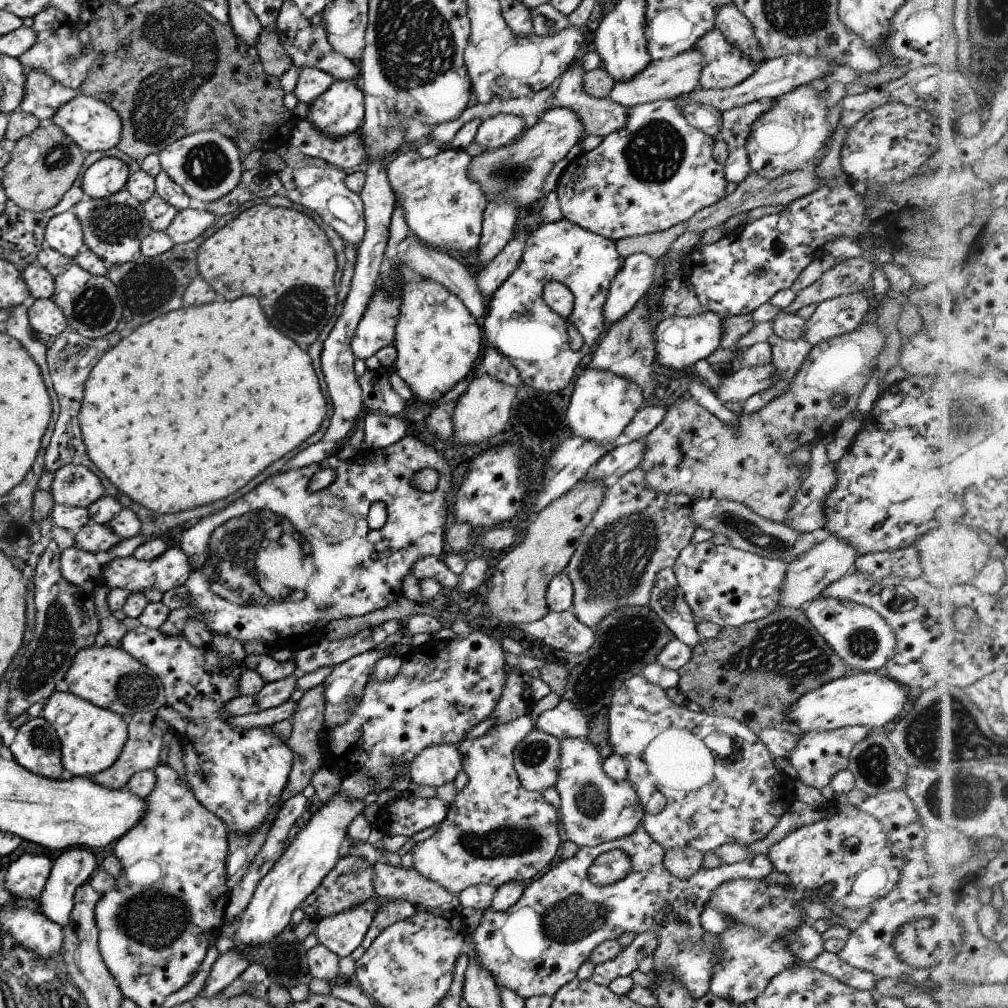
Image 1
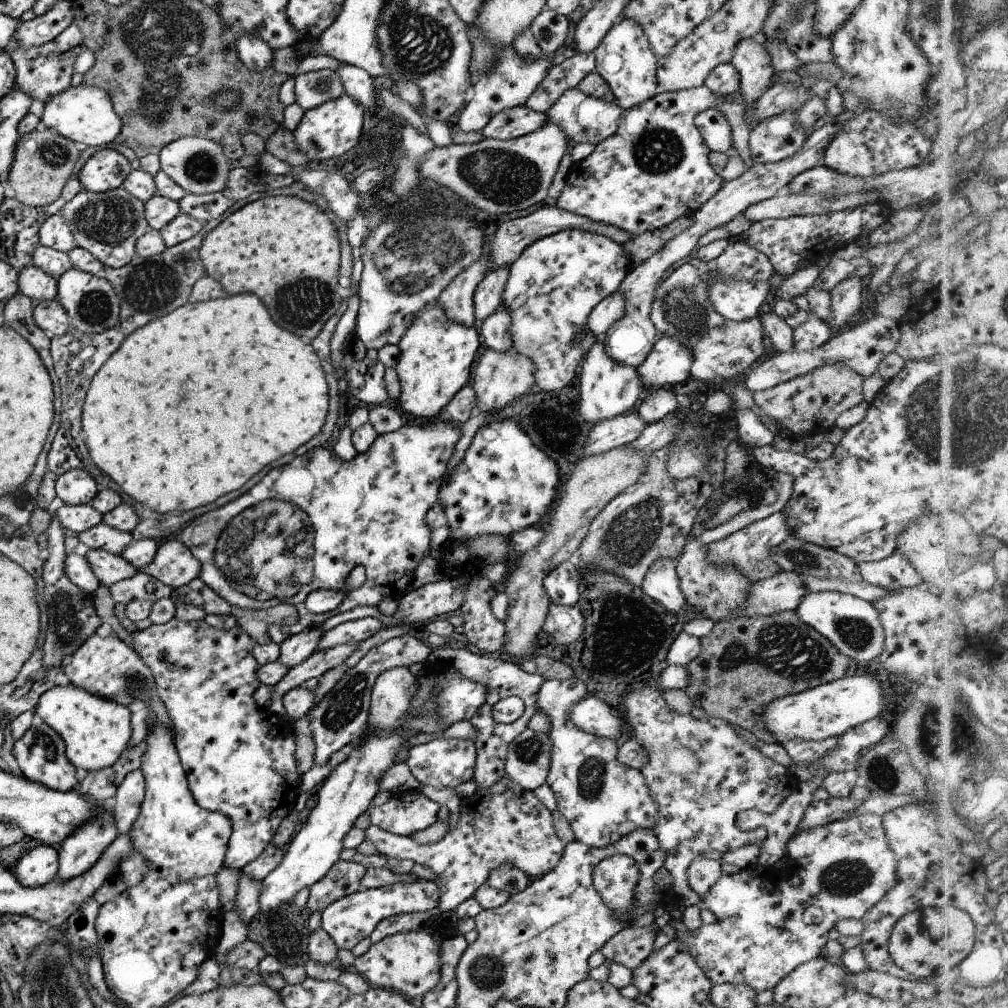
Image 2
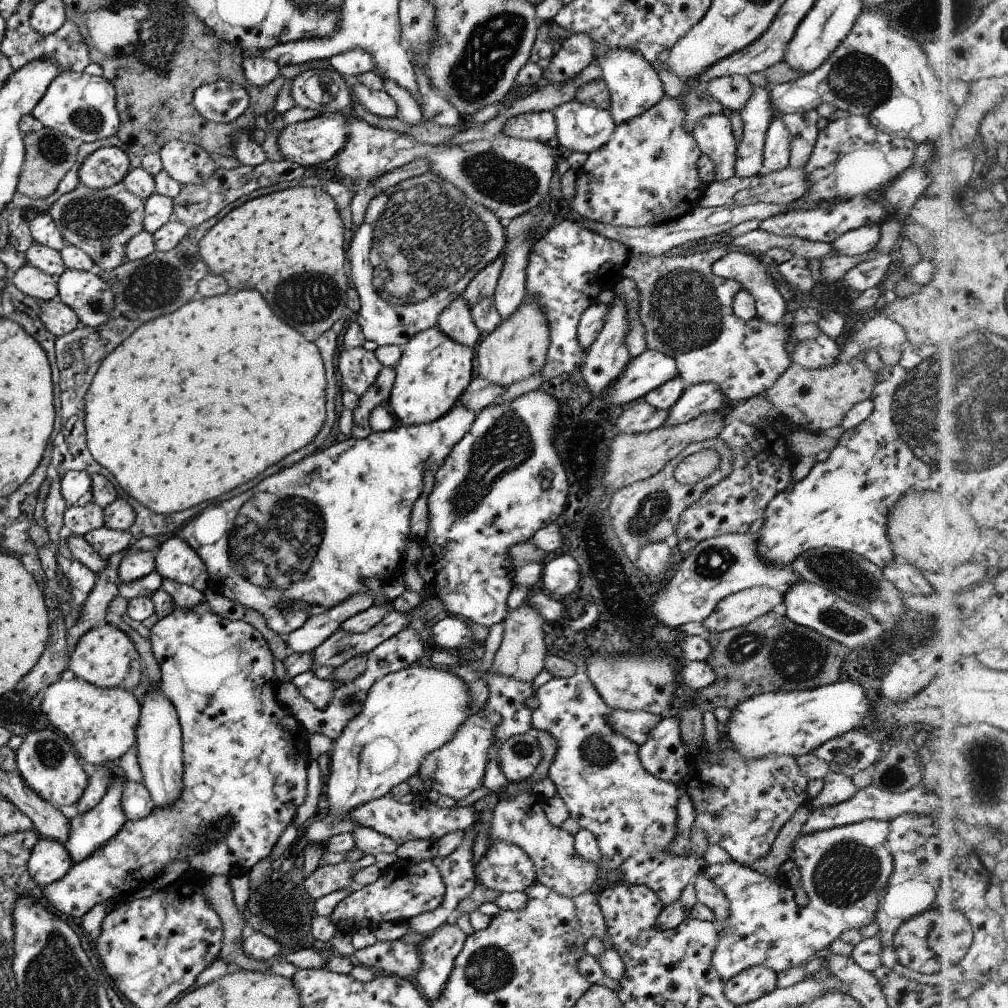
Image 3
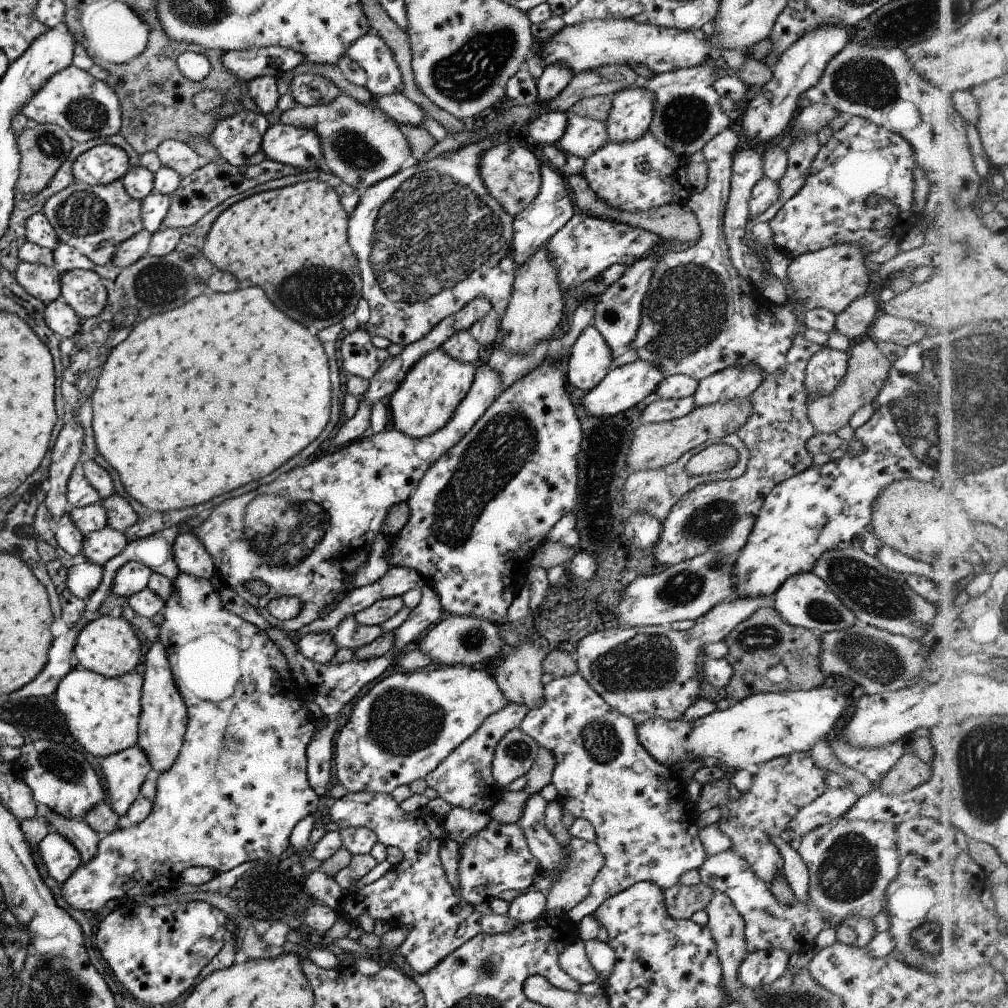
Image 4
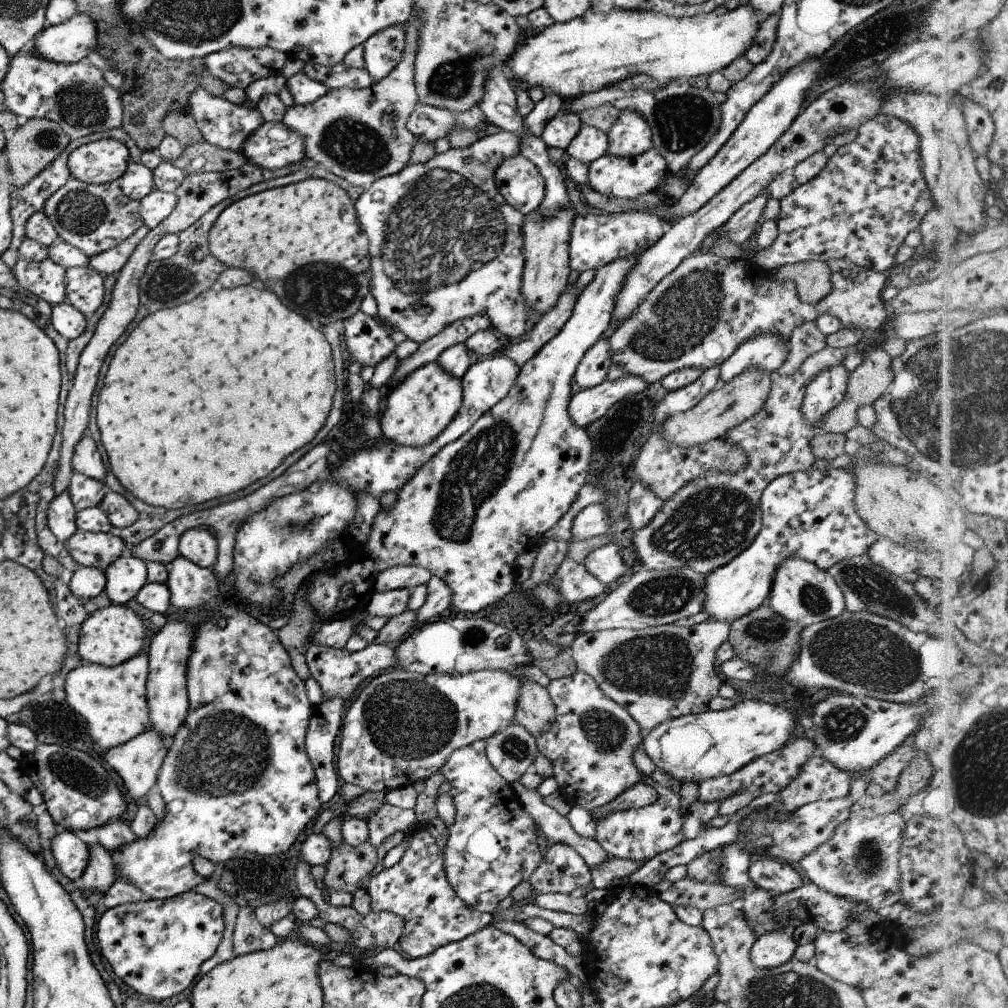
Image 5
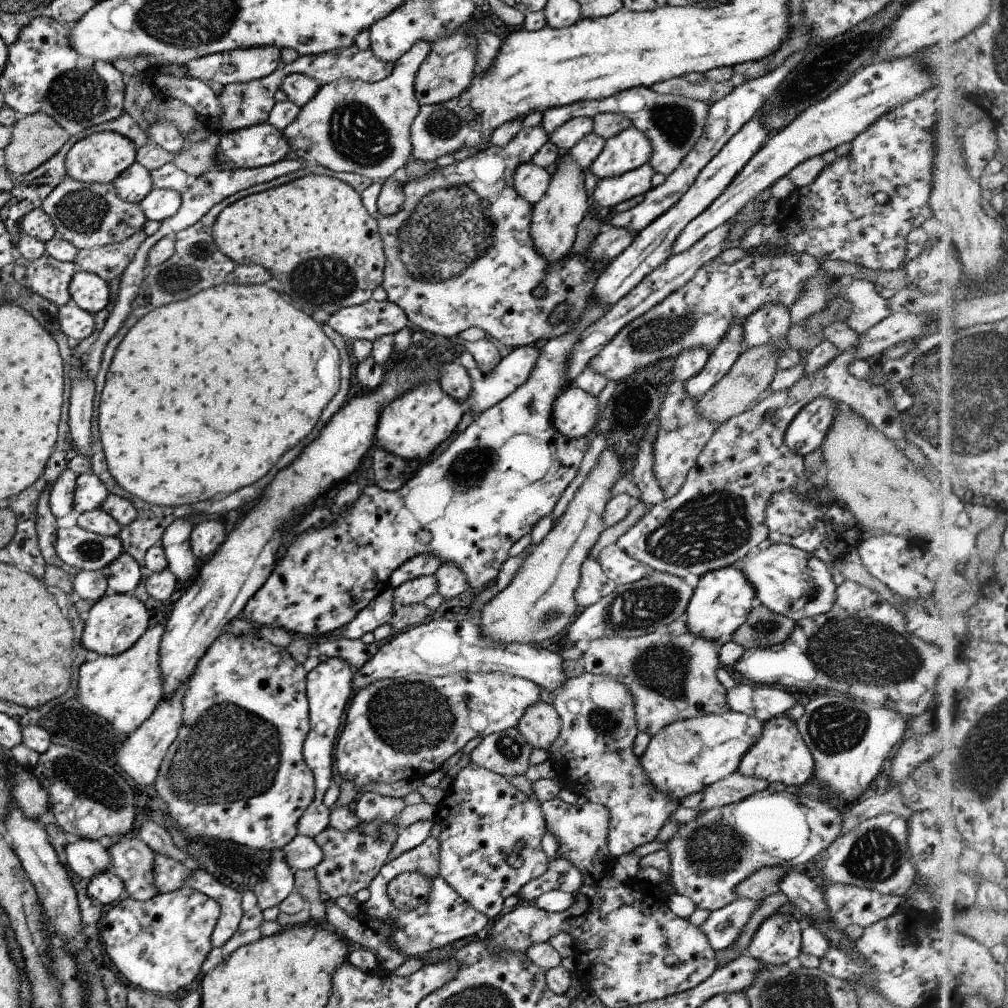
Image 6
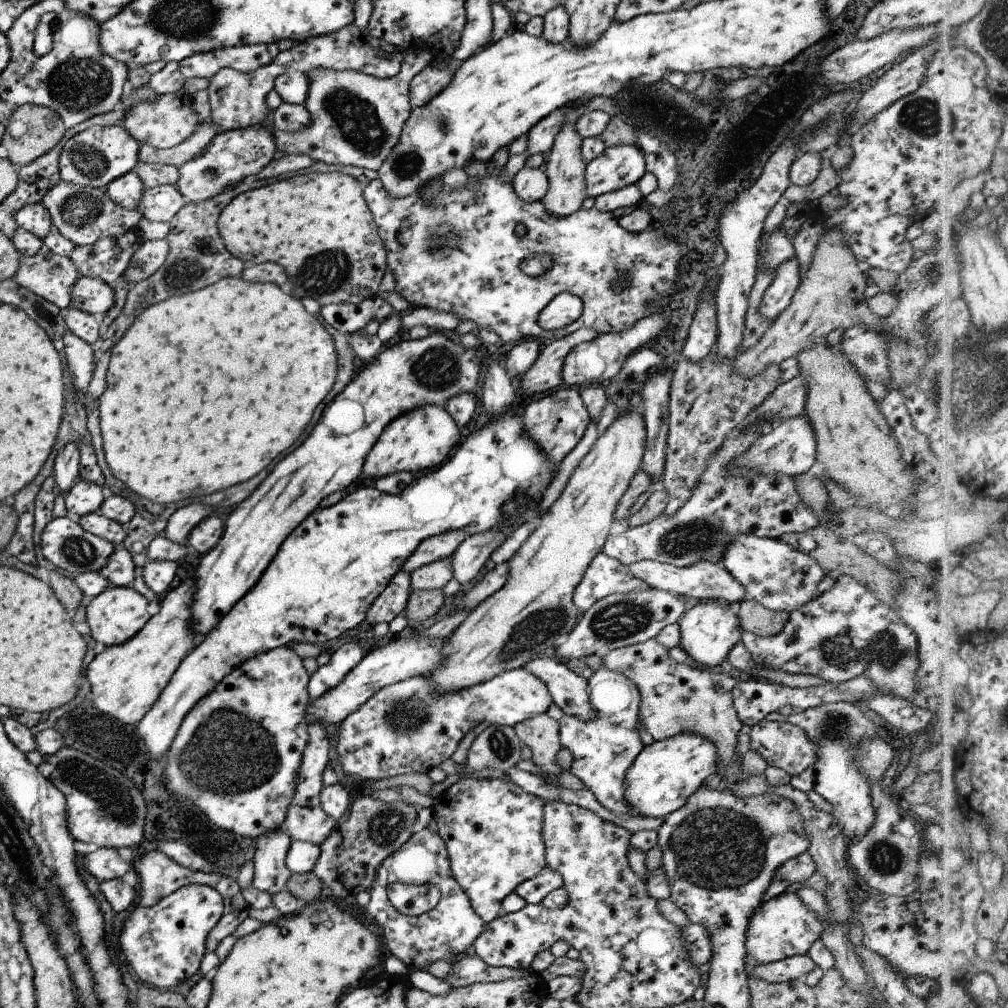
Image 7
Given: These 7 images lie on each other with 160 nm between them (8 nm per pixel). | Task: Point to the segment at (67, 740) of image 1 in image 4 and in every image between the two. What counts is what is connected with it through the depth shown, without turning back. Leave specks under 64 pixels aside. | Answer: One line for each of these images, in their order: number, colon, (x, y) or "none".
2: (95, 730)
3: (99, 723)
4: (102, 713)

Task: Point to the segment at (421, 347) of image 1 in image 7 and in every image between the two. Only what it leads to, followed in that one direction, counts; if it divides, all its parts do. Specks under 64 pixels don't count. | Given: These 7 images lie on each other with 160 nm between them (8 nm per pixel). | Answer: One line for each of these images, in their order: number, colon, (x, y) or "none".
2: (436, 357)
3: (432, 371)
4: (424, 401)
5: (418, 409)
6: (412, 426)
7: (415, 441)

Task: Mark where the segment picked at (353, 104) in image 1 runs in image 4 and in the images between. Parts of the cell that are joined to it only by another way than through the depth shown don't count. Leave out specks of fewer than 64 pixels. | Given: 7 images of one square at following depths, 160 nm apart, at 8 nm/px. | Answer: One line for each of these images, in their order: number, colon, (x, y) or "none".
2: (328, 130)
3: (307, 143)
4: (300, 148)

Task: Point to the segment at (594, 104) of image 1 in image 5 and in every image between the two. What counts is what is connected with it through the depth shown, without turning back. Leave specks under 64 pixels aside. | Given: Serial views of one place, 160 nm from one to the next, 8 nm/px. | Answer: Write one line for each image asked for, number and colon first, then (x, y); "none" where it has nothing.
2: (583, 119)
3: (580, 128)
4: (583, 136)
5: (589, 144)

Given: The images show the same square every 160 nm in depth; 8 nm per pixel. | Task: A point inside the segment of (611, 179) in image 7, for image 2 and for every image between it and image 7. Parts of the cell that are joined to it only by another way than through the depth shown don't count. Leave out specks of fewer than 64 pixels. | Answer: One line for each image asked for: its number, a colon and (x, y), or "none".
2: (624, 60)
3: (633, 86)
4: (630, 114)
5: (630, 135)
6: (629, 149)

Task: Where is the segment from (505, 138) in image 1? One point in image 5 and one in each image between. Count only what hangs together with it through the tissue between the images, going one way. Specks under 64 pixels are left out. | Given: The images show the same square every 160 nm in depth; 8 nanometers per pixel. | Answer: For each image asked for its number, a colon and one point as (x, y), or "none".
2: (508, 124)
3: (540, 126)
4: (546, 129)
5: (560, 130)

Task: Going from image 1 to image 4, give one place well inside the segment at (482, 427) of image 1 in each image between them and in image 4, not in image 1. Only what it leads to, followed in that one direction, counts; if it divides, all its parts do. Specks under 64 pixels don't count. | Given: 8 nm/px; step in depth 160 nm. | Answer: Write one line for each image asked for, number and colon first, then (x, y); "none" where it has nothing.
2: (497, 377)
3: (516, 348)
4: (534, 307)

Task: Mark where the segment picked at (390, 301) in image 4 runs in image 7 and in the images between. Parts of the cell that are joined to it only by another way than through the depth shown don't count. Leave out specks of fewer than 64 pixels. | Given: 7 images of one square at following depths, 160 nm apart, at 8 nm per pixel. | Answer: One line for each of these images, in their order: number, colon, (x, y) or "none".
5: (443, 244)
6: (458, 254)
7: (457, 253)

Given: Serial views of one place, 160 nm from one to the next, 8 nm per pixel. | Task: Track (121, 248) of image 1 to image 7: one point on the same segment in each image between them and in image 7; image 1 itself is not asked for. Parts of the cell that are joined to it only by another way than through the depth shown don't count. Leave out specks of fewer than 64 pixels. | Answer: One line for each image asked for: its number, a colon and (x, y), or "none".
2: (107, 224)
3: (99, 222)
4: (92, 219)
5: (93, 218)
6: (89, 216)
7: (81, 214)

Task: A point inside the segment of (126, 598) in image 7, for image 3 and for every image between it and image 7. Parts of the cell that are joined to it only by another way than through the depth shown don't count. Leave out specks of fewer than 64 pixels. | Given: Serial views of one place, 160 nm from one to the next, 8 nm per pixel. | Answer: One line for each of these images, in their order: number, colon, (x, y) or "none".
3: (105, 657)
4: (107, 646)
5: (110, 635)
6: (113, 623)

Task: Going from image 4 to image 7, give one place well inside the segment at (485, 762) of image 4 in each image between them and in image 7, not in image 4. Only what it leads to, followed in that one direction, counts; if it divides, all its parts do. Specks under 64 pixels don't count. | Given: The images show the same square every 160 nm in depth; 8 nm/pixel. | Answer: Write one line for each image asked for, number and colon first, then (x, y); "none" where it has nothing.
5: (492, 845)
6: (490, 847)
7: (492, 829)

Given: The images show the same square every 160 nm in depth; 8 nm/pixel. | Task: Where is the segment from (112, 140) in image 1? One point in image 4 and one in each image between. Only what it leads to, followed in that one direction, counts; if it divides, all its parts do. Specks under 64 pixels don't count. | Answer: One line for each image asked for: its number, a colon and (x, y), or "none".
2: (81, 113)
3: (81, 106)
4: (85, 108)

